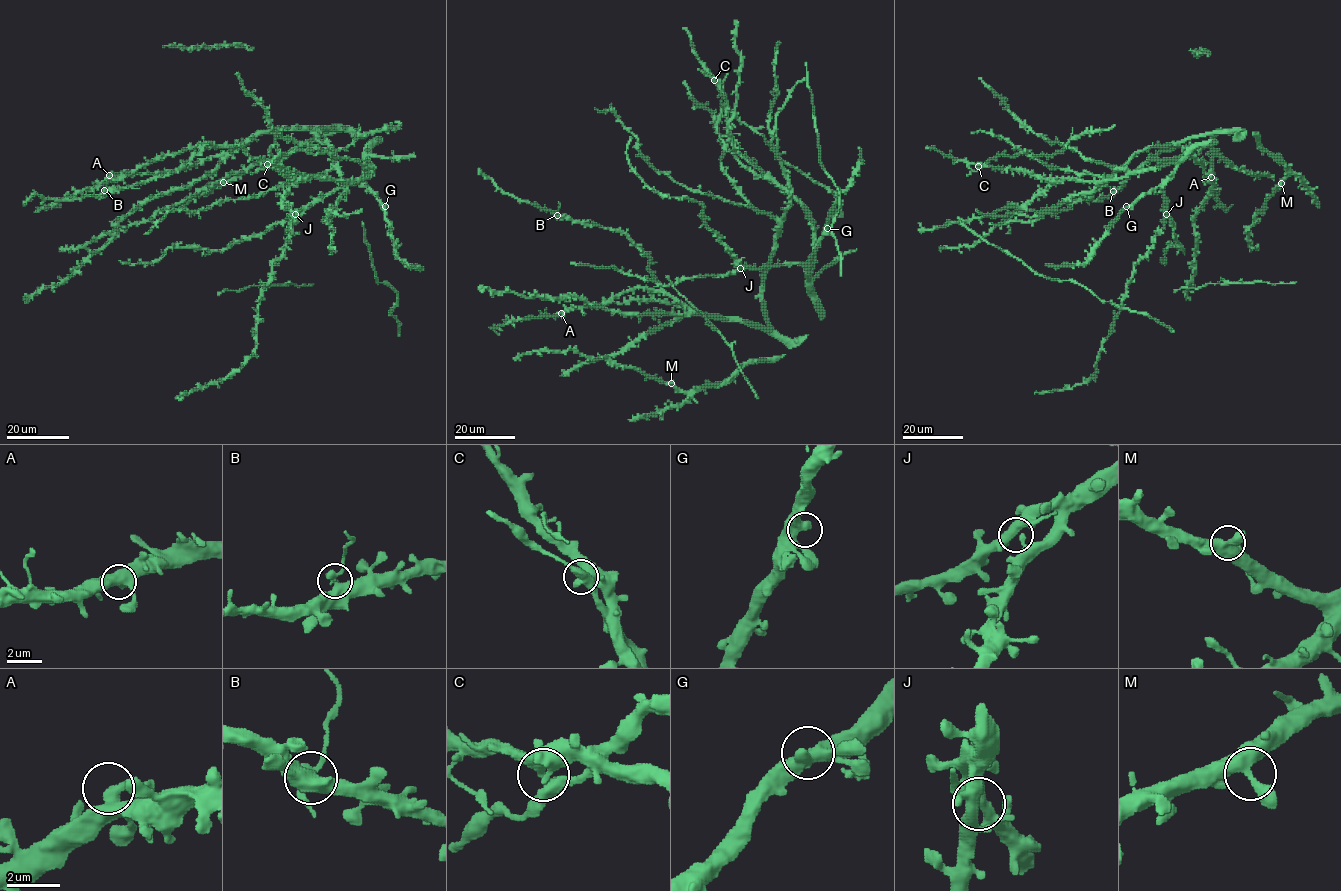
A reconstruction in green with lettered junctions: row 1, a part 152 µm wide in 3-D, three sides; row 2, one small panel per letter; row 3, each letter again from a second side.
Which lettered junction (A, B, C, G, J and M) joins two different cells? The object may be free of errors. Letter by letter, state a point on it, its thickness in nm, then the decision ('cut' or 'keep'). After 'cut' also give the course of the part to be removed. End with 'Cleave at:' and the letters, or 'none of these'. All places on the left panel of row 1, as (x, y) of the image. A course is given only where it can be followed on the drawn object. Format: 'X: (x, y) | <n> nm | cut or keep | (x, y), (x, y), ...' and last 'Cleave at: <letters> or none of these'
A: (109, 175) | 360 nm | keep
B: (104, 190) | 360 nm | cut
C: (267, 164) | 420 nm | keep
G: (385, 206) | 380 nm | keep
J: (295, 214) | 360 nm | keep
M: (223, 182) | 400 nm | keep
Cleave at: B

